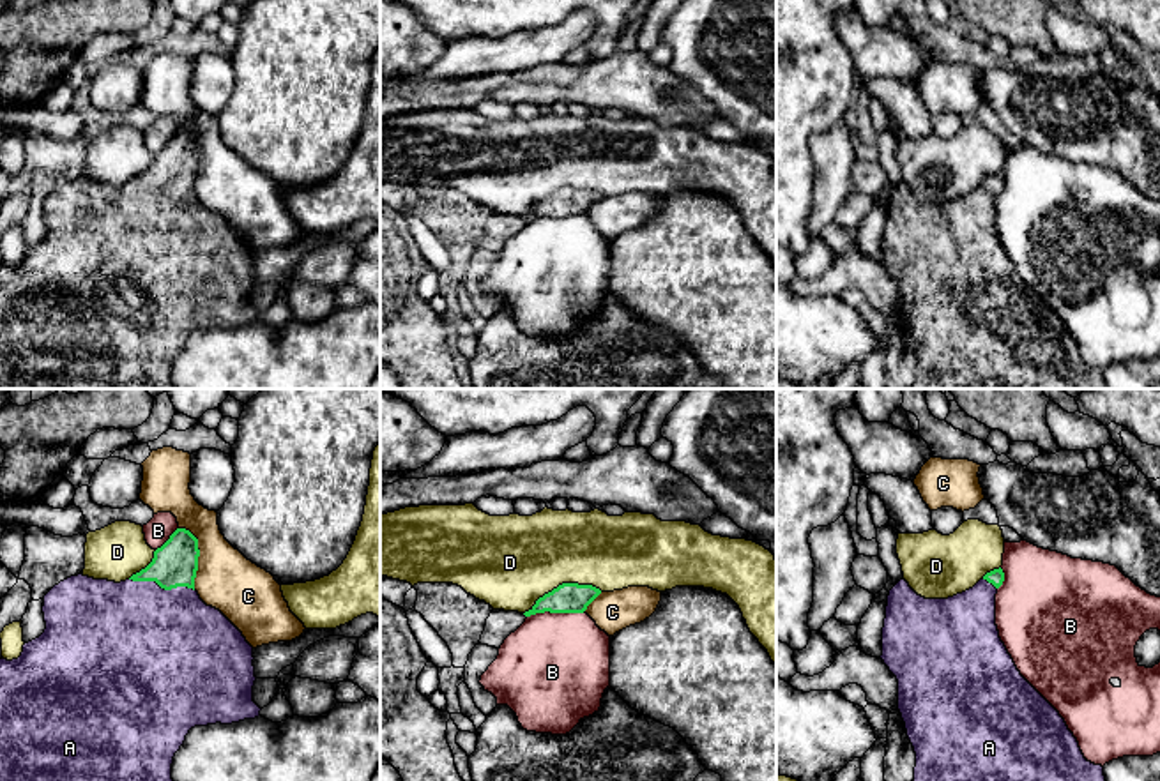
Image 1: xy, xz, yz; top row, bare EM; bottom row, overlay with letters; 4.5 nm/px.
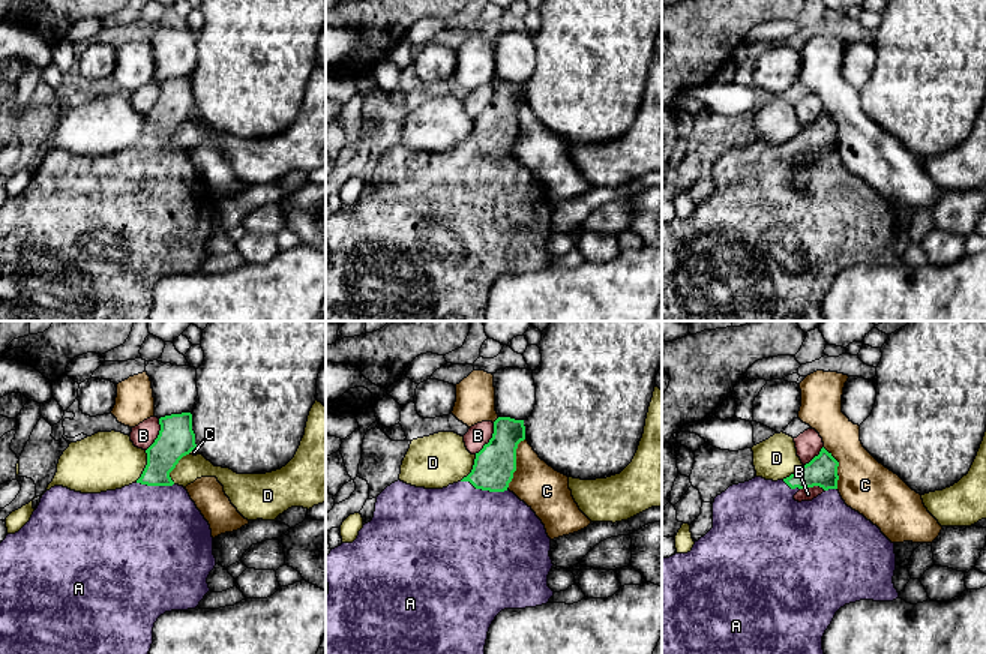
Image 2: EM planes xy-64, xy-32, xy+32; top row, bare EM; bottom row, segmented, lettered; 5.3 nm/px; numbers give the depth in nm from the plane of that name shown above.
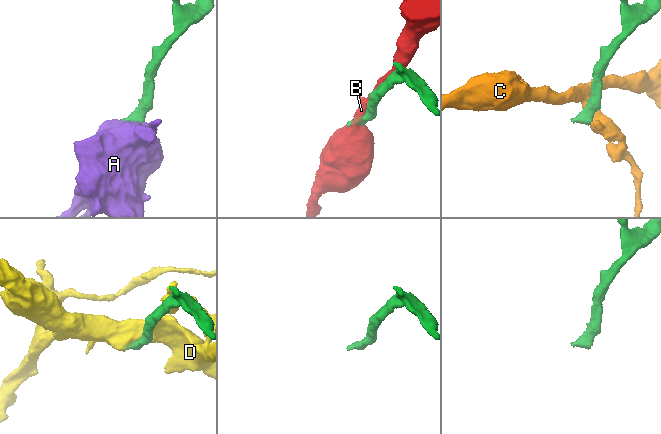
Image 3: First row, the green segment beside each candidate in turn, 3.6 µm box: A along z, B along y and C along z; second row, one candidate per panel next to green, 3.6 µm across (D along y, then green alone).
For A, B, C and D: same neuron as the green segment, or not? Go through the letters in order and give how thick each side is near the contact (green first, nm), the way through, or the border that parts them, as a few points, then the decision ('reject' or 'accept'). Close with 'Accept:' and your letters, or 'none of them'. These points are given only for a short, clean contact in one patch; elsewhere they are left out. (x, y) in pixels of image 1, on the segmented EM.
A: calibres 200 and 500 nm; way xy (175, 562), (170, 578), (161, 587), (158, 612), (135, 635); accept
B: calibres 140 and 500 nm; reject
C: calibres 200 and 280 nm; border xy (179, 527), (184, 527), (197, 539), (198, 569), (193, 589); reject
D: calibres 140 and 420 nm; reject
Accept: A

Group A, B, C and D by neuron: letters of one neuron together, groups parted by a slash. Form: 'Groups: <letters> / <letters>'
Groups: A / B / C / D

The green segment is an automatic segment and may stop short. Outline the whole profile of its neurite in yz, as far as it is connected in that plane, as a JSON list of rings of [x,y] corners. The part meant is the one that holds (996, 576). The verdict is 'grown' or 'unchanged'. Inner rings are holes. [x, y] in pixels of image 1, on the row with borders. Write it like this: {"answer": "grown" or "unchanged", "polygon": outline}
{"answer": "grown", "polygon": [[[1003,569],[987,572],[973,588],[948,599],[925,599],[905,580],[900,580],[888,595],[882,627],[881,659],[898,680],[898,710],[905,723],[907,737],[916,753],[914,781],[1105,781],[1103,767],[1088,762],[1077,739],[1068,730],[1059,712],[1020,675],[996,626],[996,594],[1004,581]]]}

